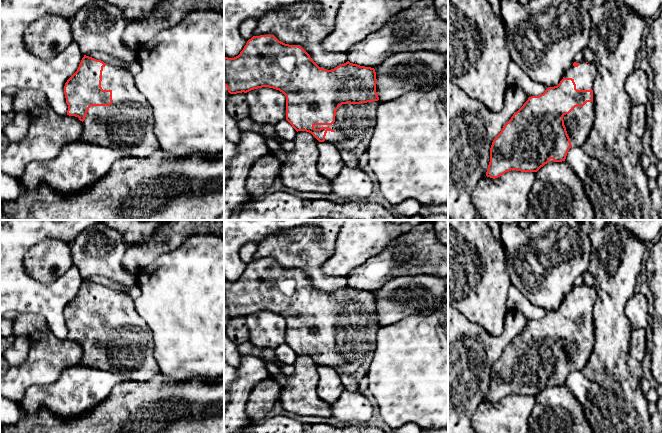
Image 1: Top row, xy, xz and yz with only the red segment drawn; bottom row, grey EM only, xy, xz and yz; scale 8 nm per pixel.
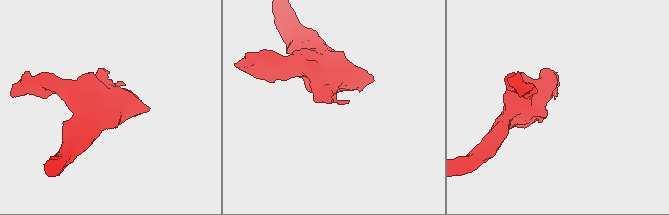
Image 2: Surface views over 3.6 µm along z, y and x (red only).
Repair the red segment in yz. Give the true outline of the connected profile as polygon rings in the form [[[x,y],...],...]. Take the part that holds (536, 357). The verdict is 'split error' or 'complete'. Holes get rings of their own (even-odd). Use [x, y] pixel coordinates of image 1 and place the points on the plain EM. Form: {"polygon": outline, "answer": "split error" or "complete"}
{"polygon": [[[585,284],[574,286],[557,310],[547,312],[541,319],[529,321],[493,364],[486,400],[495,403],[511,394],[537,396],[550,383],[553,386],[565,385],[572,370],[583,369],[594,348],[593,311],[596,300],[595,287]]], "answer": "split error"}

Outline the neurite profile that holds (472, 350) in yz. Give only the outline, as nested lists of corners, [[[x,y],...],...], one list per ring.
[[[448,305],[448,433],[474,433],[472,417],[478,405],[486,400],[492,366],[528,322],[529,320],[519,312],[507,312],[503,332],[499,336],[494,336]]]

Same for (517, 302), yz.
[[[511,286],[508,291],[507,312],[519,312],[529,321],[541,319],[547,313],[543,307],[532,304],[513,286]]]

